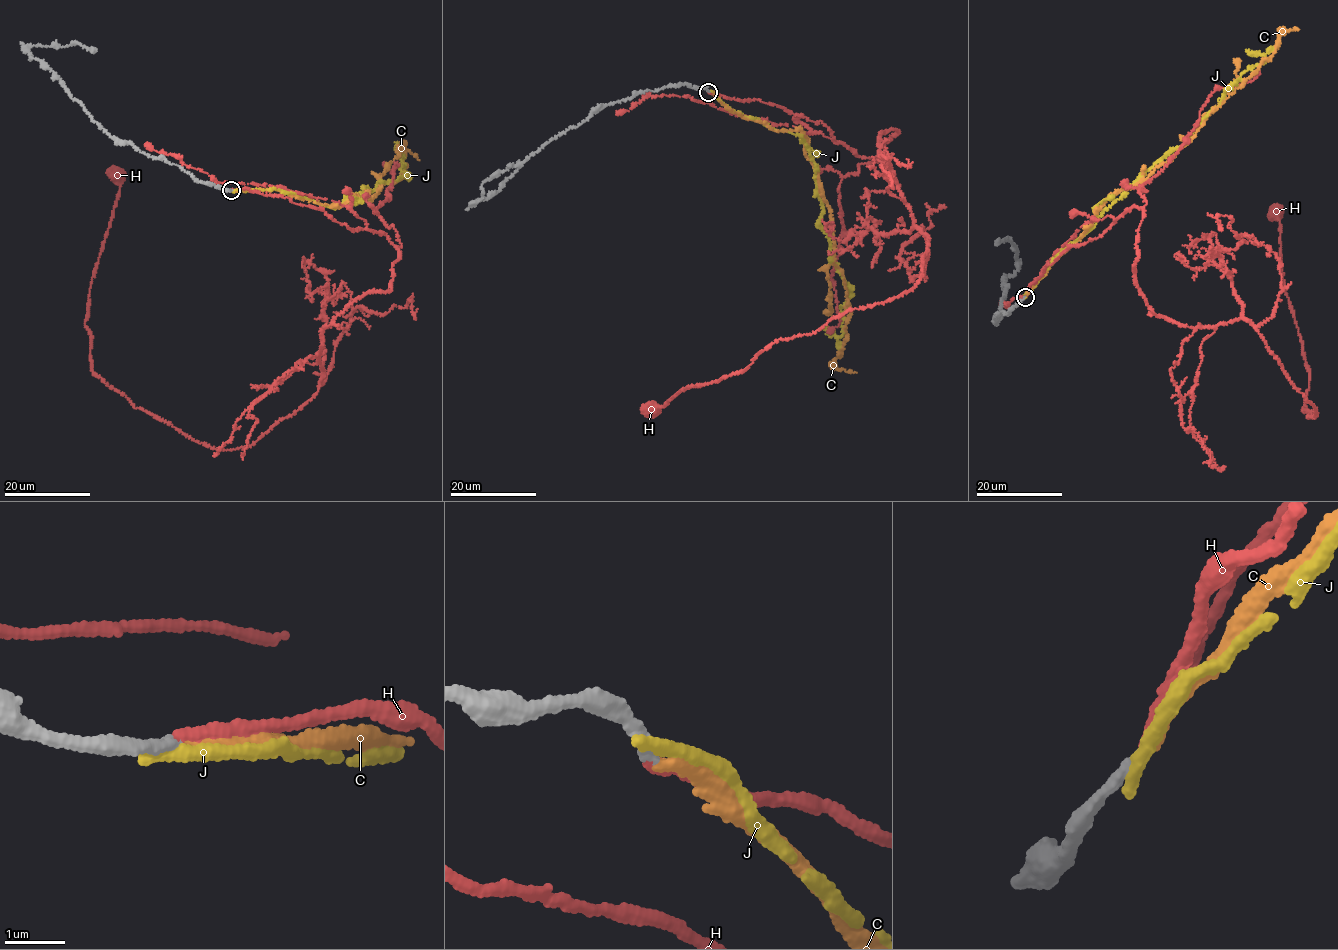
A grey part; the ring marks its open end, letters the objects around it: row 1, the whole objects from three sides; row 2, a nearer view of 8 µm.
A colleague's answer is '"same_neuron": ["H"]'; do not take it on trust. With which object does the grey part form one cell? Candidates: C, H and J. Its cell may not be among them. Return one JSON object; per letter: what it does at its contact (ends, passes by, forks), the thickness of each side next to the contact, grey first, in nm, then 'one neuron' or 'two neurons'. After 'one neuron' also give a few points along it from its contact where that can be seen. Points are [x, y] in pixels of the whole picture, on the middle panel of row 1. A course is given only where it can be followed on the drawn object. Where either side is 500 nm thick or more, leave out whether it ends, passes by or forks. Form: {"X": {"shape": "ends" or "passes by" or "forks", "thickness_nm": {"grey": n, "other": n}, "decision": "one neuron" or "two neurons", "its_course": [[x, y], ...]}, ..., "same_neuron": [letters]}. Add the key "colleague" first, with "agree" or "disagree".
{"colleague": "agree", "C": {"shape": "ends", "thickness_nm": {"grey": 190, "other": 200}, "decision": "two neurons"}, "H": {"shape": "ends", "thickness_nm": {"grey": 200, "other": 170}, "decision": "one neuron", "its_course": [[708, 91], [822, 122], [860, 156], [896, 129], [878, 159], [927, 251], [909, 290], [652, 409]]}, "J": {"shape": "ends", "thickness_nm": {"grey": 240, "other": 240}, "decision": "two neurons"}, "same_neuron": ["H"]}

